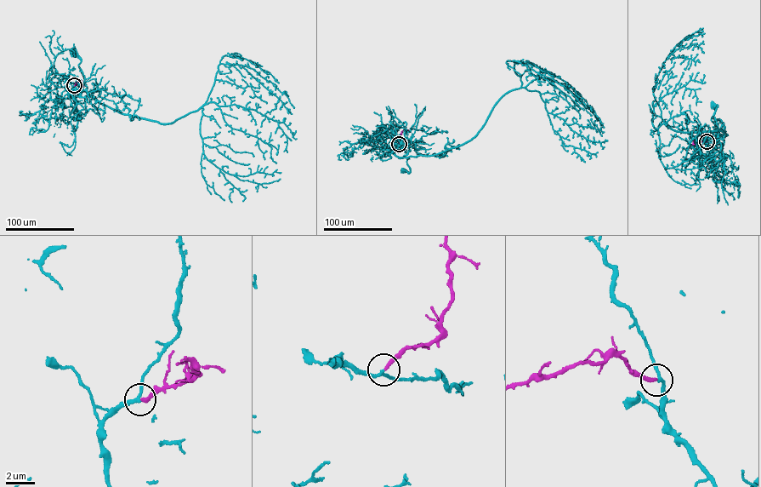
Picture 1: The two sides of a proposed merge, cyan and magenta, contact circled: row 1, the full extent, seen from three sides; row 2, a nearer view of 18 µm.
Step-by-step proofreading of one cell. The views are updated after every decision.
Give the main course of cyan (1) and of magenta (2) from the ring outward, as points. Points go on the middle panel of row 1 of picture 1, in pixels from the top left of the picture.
1: (399, 143), (394, 143), (394, 154), (400, 158), (409, 158), (406, 161), (409, 172), (404, 170)
2: (399, 143), (402, 140), (402, 131), (408, 129)

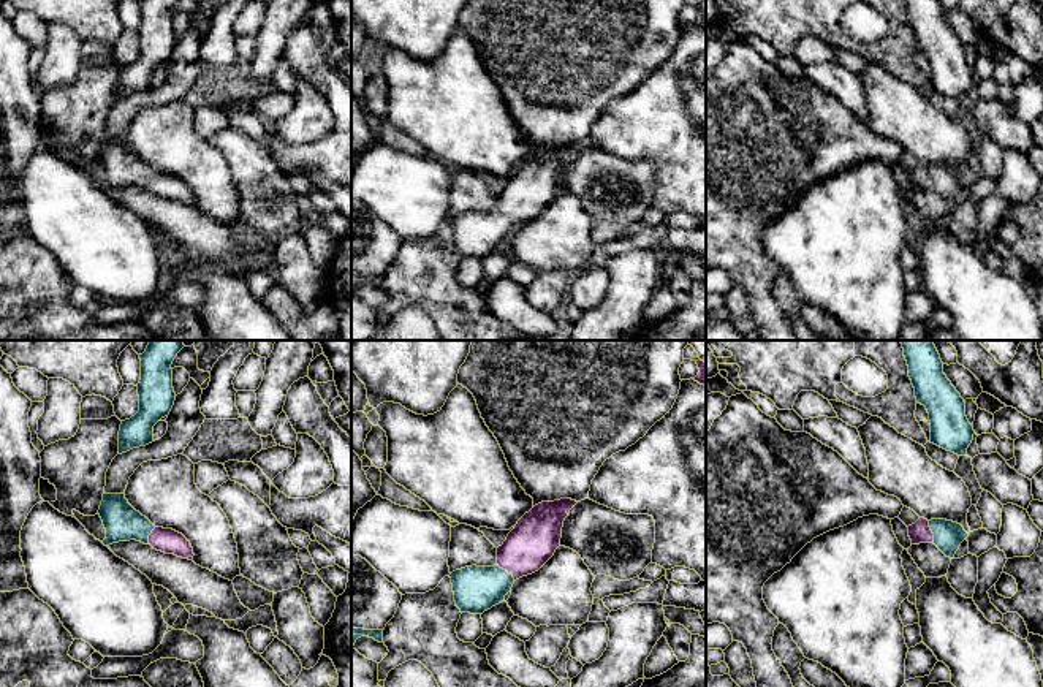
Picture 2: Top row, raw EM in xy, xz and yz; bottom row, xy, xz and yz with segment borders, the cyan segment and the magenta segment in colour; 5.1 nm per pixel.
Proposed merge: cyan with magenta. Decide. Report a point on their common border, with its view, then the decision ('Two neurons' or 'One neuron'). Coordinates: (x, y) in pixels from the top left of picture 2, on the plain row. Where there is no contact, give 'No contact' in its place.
Touches cyan at yz (933, 178). One neuron

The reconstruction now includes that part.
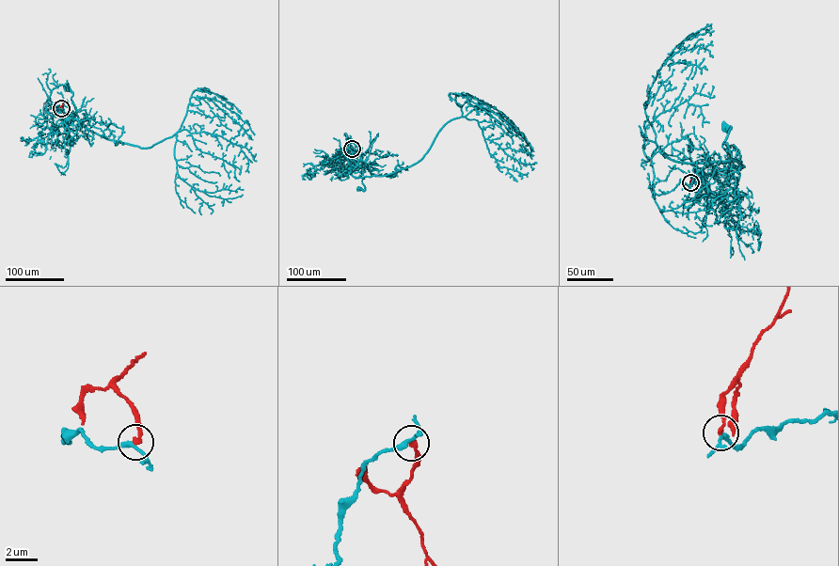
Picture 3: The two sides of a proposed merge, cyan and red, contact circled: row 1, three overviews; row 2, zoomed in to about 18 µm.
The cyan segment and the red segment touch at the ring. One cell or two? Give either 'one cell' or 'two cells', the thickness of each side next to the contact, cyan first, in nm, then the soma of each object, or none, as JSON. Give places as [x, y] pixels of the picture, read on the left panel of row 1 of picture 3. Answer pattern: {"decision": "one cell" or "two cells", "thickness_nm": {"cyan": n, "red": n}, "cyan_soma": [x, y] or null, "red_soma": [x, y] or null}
{"decision": "two cells", "thickness_nm": {"cyan": 280, "red": 300}, "cyan_soma": [66, 86], "red_soma": null}

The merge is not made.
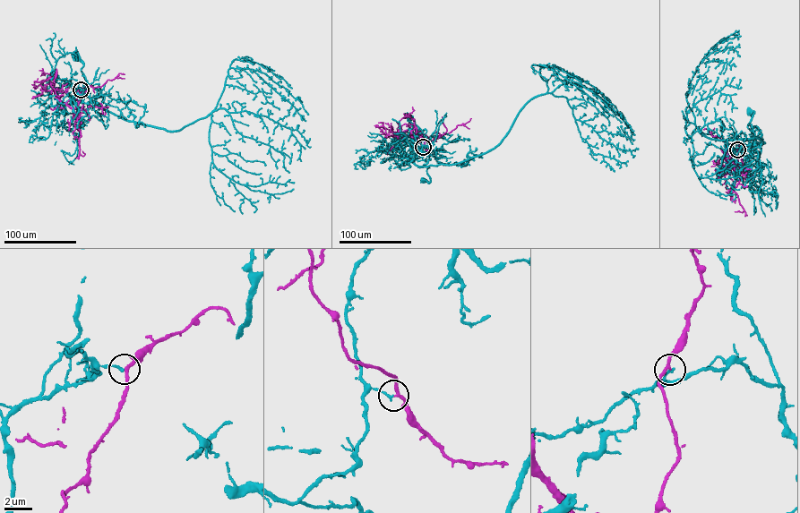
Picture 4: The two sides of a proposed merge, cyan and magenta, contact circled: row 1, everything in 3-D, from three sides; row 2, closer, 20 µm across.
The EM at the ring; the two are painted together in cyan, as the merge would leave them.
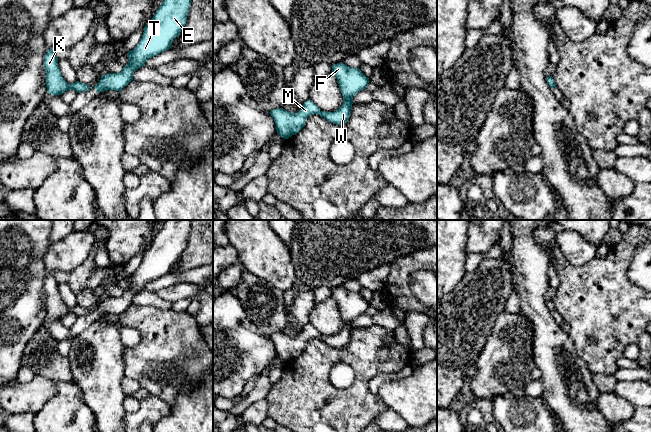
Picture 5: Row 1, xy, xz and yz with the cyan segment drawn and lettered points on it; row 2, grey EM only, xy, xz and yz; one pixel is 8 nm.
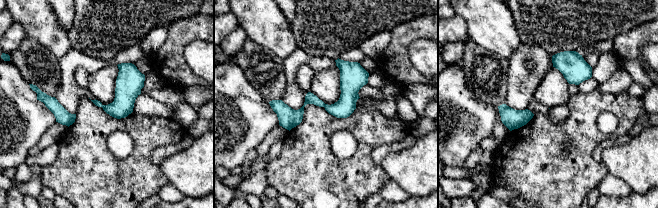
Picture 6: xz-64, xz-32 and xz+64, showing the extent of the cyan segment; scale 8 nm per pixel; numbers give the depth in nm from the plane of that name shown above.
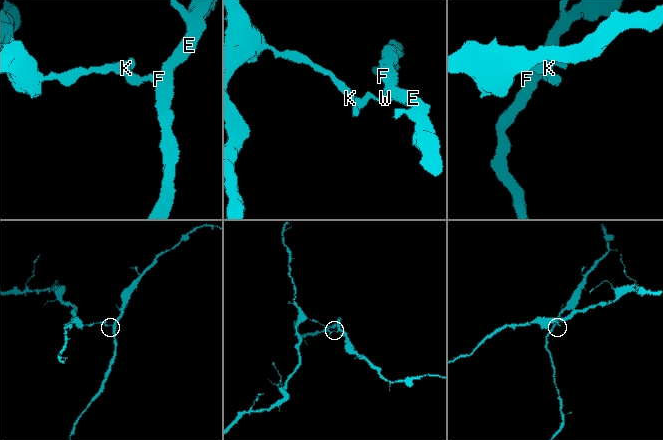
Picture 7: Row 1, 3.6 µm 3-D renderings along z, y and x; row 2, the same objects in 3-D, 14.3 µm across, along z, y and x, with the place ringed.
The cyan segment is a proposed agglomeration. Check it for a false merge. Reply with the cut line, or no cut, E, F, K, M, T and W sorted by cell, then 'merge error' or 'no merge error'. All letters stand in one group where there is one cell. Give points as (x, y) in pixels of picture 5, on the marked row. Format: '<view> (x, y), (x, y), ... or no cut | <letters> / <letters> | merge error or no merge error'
xz (321, 111), (318, 113) | E F T W / K M | merge error

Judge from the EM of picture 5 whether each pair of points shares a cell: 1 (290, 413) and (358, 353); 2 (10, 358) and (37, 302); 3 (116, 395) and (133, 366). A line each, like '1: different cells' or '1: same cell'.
1: same cell
2: same cell
3: different cells

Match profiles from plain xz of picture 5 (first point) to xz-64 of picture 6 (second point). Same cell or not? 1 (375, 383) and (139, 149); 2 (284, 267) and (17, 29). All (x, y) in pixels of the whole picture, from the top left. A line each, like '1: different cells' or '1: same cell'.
1: different cells
2: different cells

